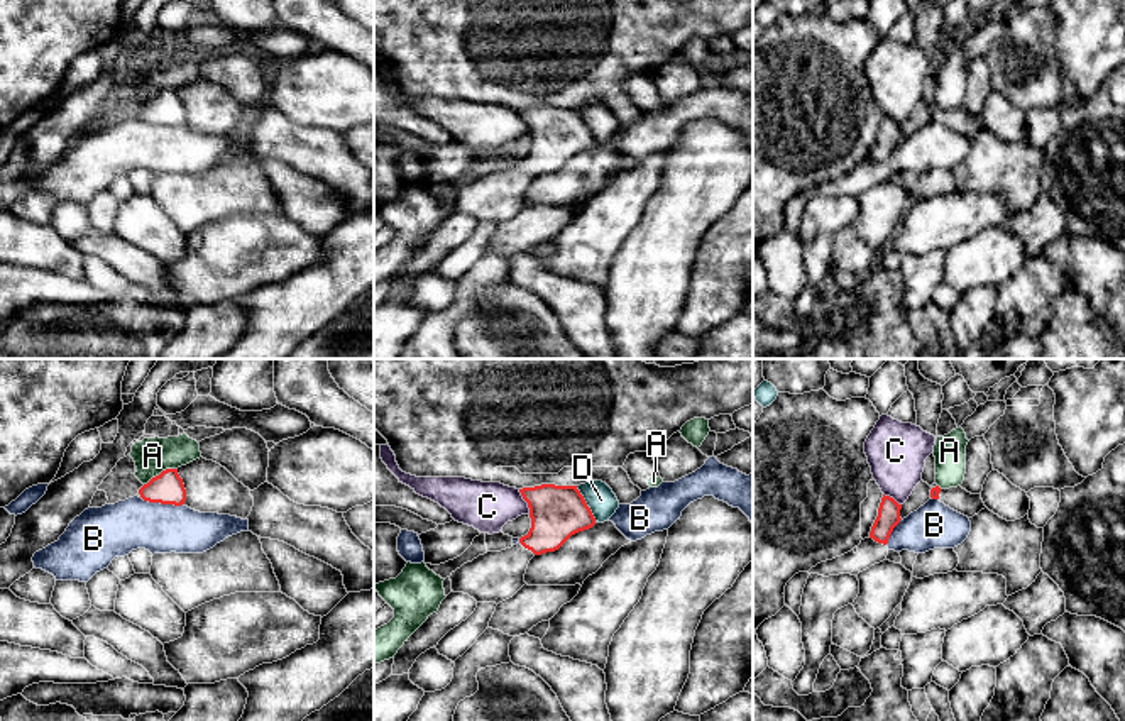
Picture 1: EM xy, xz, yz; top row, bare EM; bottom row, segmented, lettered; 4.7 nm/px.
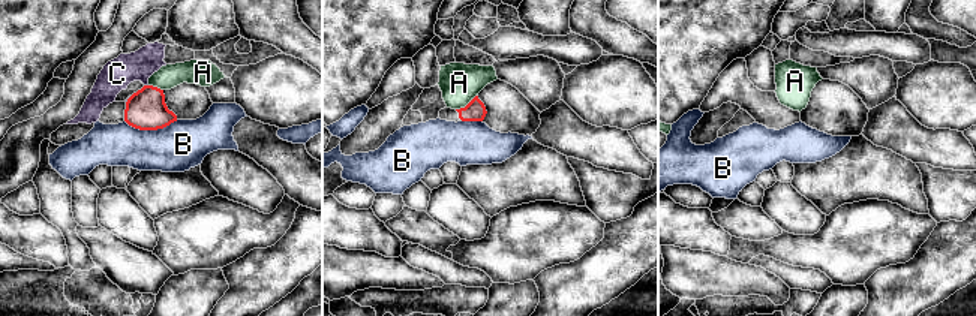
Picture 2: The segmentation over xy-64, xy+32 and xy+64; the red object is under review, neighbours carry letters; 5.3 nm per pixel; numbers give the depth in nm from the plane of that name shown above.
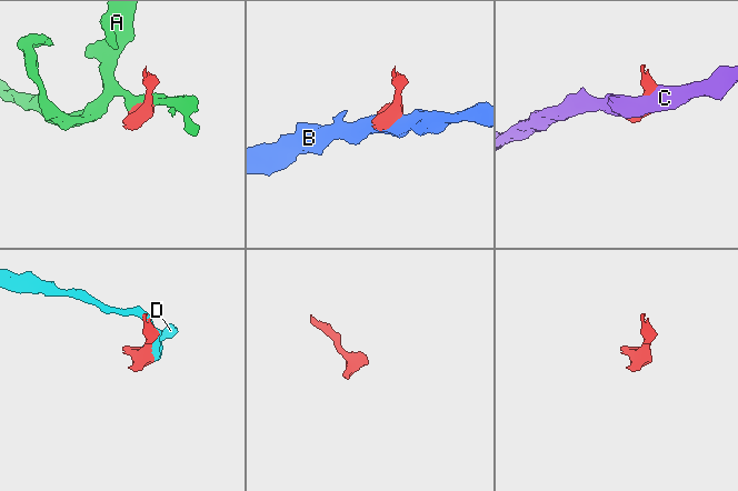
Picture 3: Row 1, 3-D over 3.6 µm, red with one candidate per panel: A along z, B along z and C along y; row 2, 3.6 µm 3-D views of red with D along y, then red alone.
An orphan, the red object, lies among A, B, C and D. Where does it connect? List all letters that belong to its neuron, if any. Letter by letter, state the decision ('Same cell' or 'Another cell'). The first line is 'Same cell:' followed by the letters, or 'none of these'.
Same cell: none of these
A: Another cell
B: Another cell
C: Another cell
D: Another cell

